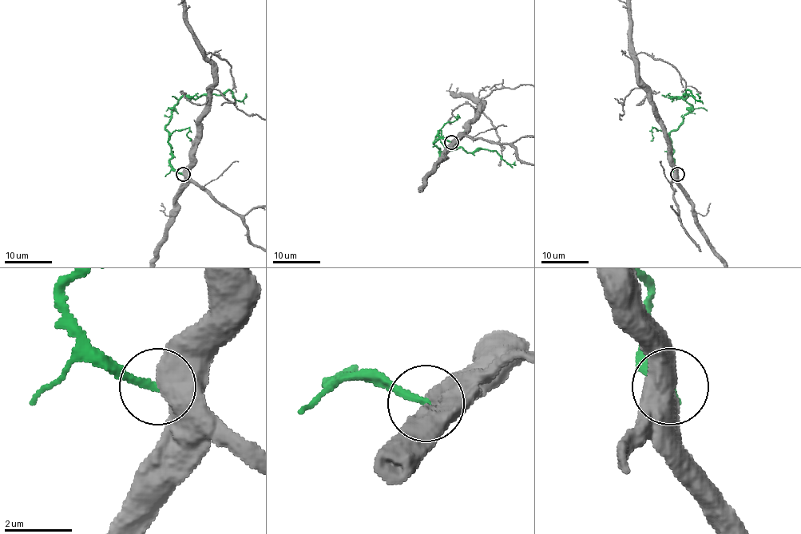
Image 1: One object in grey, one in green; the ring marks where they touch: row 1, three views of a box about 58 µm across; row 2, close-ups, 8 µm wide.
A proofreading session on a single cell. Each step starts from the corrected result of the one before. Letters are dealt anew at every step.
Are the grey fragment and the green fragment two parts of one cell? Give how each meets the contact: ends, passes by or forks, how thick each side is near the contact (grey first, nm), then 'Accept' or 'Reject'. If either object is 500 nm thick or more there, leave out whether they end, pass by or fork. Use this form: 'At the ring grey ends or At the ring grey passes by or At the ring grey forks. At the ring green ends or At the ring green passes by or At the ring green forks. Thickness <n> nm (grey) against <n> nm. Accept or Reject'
Thickness 700 nm (grey) against 220 nm. Reject

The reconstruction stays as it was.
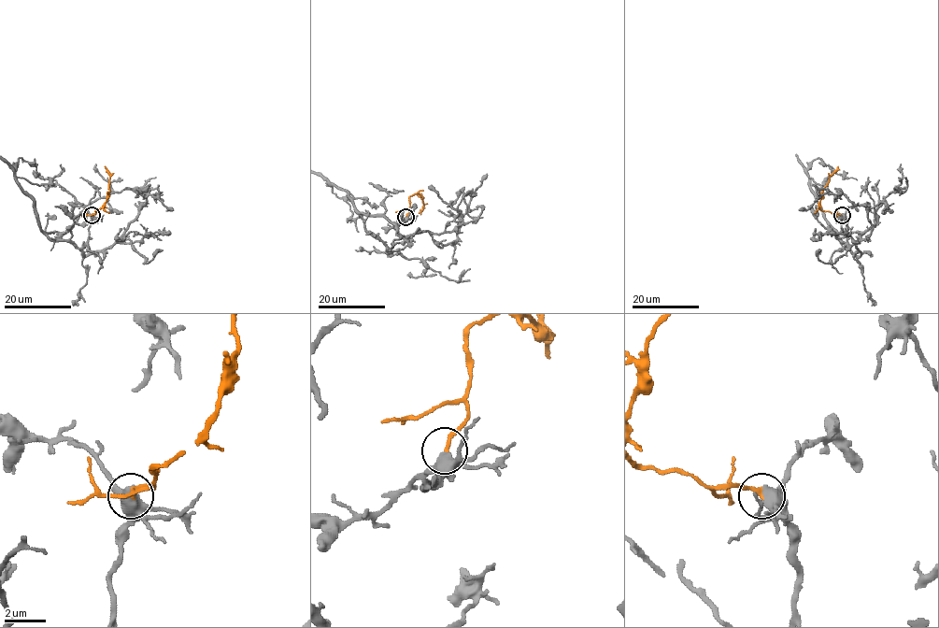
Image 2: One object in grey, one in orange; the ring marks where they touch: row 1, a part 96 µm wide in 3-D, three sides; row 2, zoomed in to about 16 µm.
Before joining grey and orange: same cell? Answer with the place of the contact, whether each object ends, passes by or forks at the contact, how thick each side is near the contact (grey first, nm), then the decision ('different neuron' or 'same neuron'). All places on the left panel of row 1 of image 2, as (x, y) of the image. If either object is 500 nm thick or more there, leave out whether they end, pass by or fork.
place (92, 215); calibres 650 and 190 nm; same neuron

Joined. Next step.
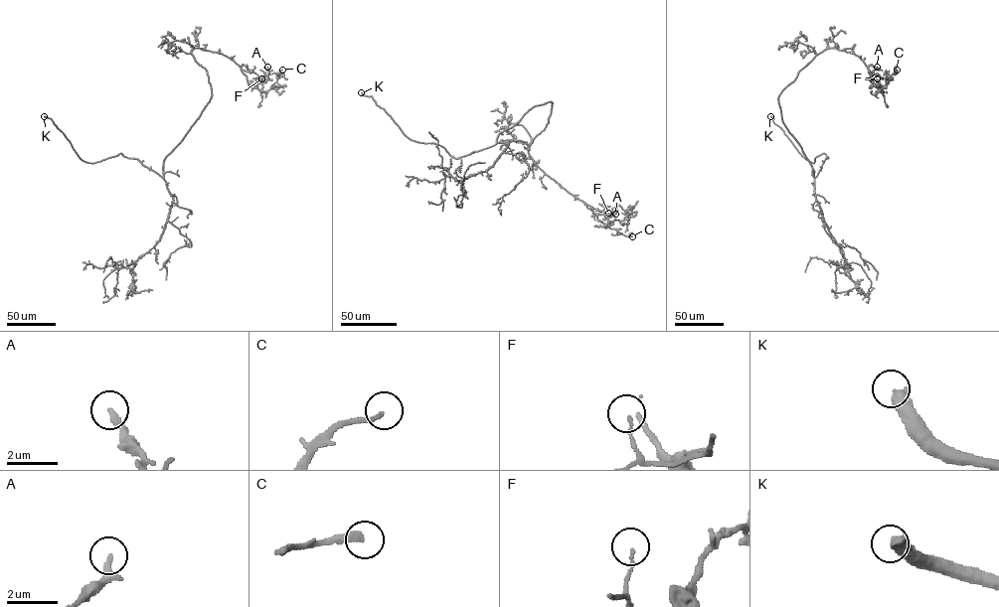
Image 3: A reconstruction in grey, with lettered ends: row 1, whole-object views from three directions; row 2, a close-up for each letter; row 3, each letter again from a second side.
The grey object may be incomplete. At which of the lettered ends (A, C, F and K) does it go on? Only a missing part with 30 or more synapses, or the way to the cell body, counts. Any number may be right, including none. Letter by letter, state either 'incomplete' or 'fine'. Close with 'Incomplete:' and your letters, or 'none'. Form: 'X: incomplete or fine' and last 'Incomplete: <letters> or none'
A: fine
C: incomplete
F: fine
K: incomplete
Incomplete: C, K

